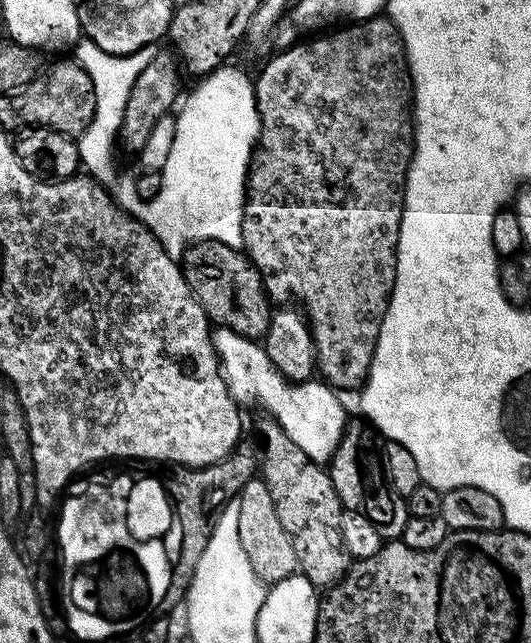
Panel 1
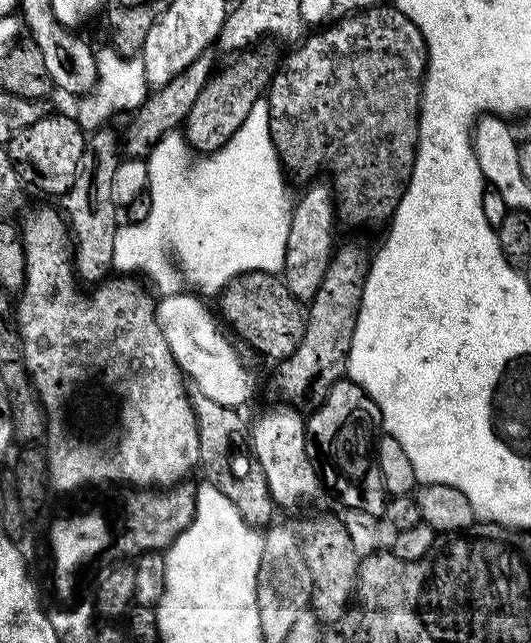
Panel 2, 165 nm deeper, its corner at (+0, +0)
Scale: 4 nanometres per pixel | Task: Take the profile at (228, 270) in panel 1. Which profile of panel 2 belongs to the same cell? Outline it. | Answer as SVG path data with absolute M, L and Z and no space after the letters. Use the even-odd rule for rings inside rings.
M249 272L237 277L219 293L218 299L219 319L228 323L250 347L257 348L275 362L283 362L294 354L304 337L306 314L300 310L301 301L293 296L283 279L271 272Z

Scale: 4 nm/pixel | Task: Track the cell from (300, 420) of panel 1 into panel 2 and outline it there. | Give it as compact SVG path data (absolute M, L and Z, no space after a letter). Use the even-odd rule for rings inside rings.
M183 292L161 297L156 307L156 321L181 372L196 384L202 396L233 410L251 398L254 386L241 356L218 328L213 311L211 314L202 301Z

